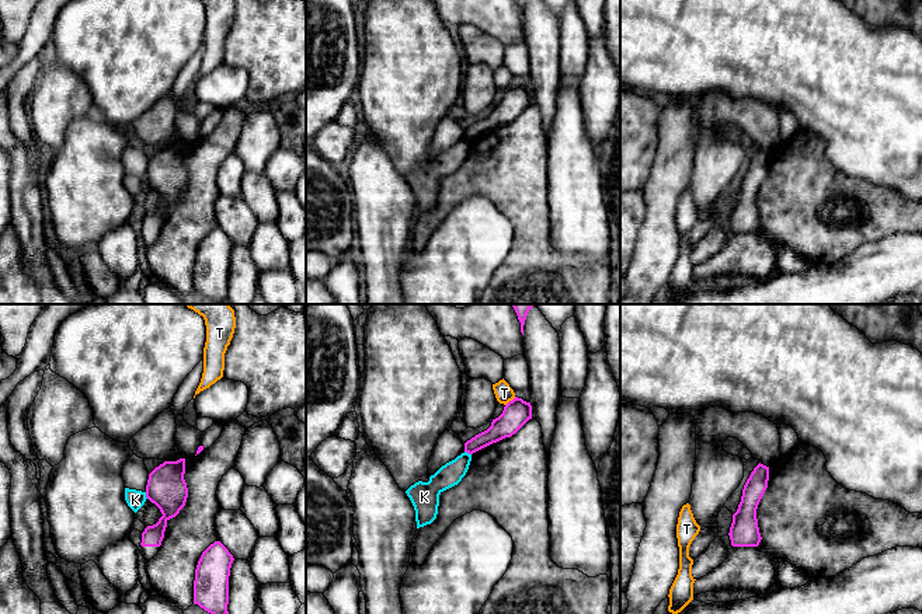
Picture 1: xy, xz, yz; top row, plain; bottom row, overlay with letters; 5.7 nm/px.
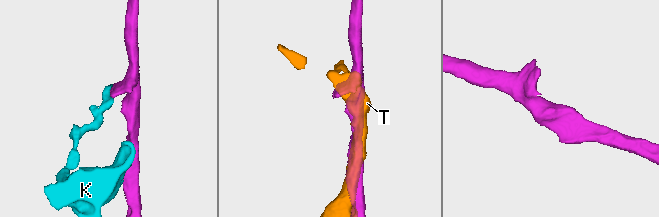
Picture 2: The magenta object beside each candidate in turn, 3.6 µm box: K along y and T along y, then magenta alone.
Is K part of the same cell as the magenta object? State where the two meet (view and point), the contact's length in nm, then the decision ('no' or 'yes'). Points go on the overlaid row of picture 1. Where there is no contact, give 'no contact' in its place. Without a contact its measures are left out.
meets magenta in xy at (146, 495); contact 40 nm long; no

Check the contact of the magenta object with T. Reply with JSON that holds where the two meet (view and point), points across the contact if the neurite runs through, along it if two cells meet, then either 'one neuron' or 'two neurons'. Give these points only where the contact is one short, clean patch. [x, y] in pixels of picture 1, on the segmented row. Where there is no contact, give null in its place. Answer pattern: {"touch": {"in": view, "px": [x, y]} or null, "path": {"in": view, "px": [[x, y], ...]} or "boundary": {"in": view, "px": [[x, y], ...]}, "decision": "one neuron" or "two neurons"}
{"touch": {"in": "xz", "px": [510, 401]}, "boundary": {"in": "xz", "px": [[515, 397], [505, 405]]}, "decision": "two neurons"}

